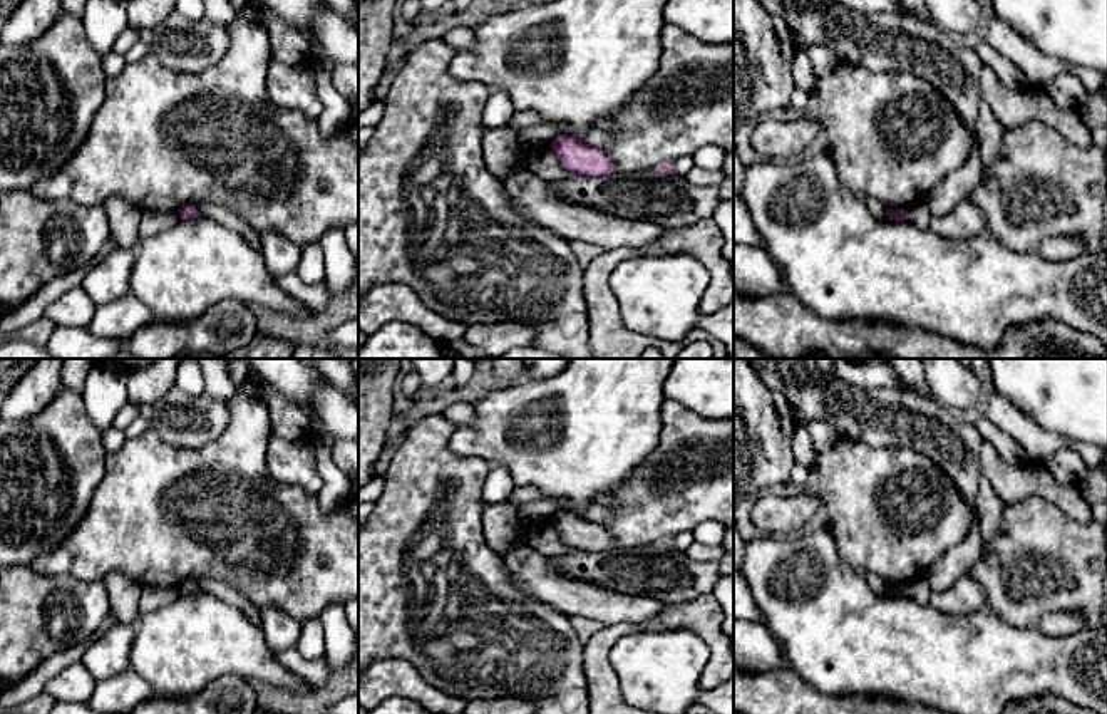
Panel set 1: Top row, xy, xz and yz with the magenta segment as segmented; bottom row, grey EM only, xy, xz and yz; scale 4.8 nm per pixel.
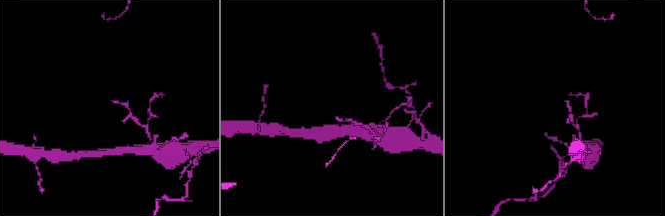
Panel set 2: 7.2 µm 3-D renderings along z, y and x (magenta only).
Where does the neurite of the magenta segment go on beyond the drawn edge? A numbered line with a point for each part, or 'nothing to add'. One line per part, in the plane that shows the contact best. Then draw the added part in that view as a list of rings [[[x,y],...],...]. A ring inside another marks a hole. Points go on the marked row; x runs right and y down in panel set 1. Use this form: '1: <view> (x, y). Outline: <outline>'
nothing to add

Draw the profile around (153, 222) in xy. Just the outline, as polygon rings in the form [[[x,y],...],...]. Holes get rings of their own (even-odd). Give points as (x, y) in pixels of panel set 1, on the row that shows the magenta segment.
[[[144,211],[139,225],[139,241],[176,226],[181,221],[178,211]]]

